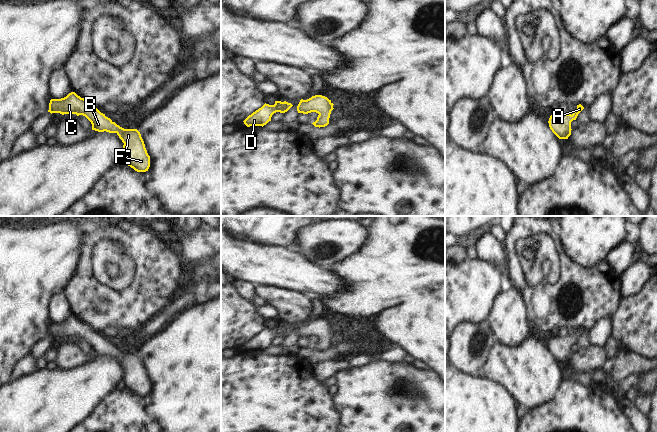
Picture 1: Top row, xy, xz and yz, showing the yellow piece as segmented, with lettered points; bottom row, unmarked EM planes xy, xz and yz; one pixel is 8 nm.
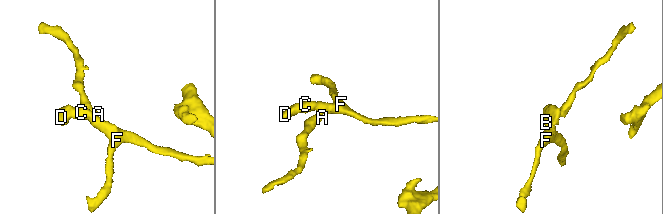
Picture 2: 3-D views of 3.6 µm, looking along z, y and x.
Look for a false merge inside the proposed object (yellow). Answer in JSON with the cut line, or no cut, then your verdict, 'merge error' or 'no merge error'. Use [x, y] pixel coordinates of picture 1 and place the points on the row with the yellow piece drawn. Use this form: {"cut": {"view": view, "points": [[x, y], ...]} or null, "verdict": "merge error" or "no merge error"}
{"cut": null, "verdict": "no merge error"}

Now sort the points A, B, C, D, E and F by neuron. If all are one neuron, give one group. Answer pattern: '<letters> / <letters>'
A B C D E F

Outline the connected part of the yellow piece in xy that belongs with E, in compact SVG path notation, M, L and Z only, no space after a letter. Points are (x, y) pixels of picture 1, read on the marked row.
M75 92L61 99L51 99L48 112L76 114L85 116L92 124L92 130L98 132L116 133L124 143L122 156L125 164L137 172L146 172L150 167L150 156L144 141L137 129L124 129L101 113L88 100L81 98Z

